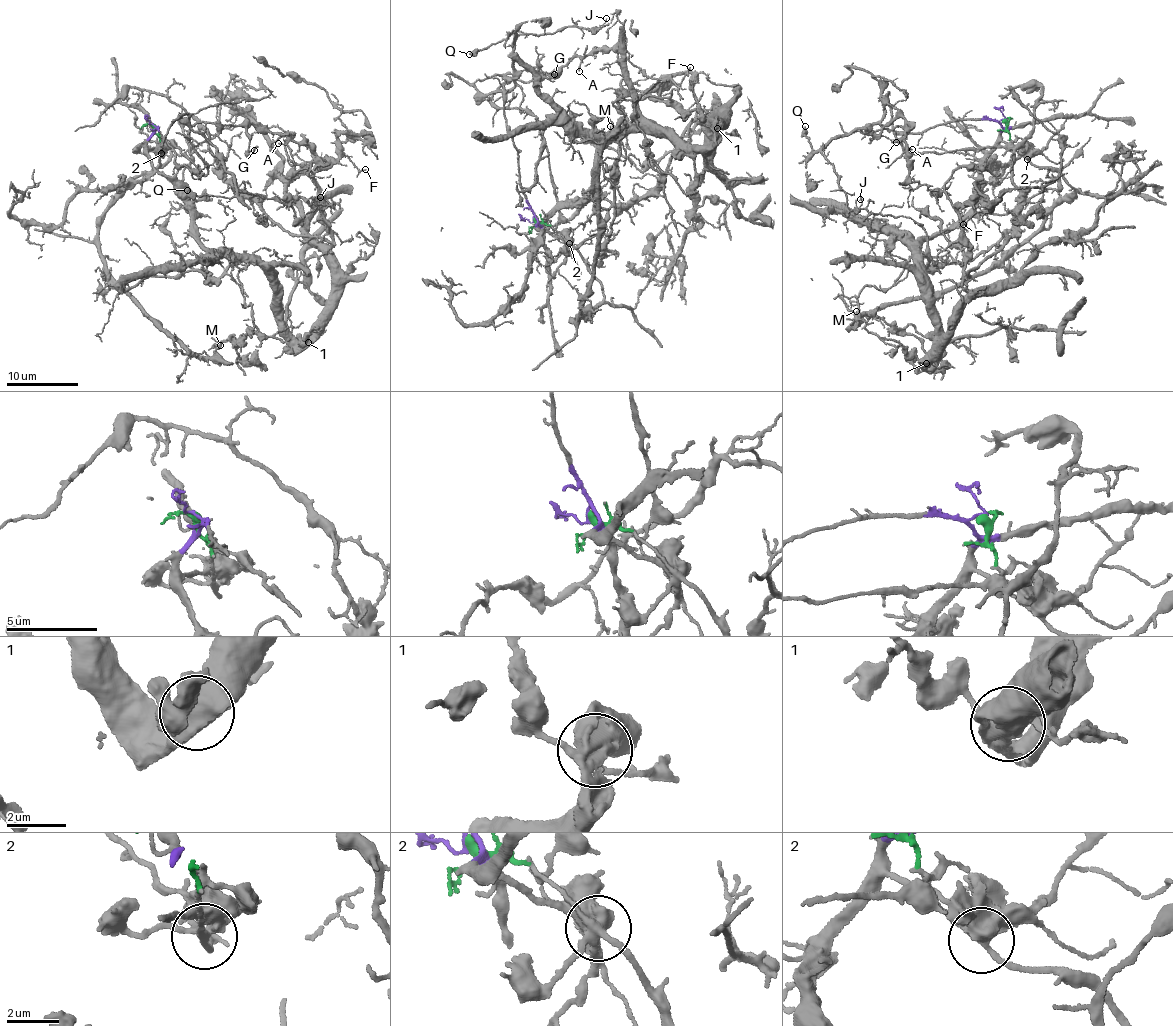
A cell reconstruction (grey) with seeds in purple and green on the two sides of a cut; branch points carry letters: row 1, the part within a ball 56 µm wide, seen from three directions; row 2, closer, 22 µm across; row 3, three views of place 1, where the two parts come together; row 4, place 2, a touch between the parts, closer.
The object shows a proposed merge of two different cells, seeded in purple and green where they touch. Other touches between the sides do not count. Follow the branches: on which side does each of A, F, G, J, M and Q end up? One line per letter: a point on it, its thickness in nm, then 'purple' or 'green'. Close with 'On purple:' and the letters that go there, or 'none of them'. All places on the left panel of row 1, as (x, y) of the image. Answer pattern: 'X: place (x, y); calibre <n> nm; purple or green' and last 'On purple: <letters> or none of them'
A: place (278, 143); calibre 110 nm; green
F: place (365, 169); calibre 80 nm; purple
G: place (254, 150); calibre 130 nm; green
J: place (320, 197); calibre 60 nm; green
M: place (220, 345); calibre 110 nm; green
Q: place (187, 190); calibre 480 nm; green
On purple: F

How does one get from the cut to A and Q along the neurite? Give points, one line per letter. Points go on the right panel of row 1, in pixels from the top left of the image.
A: (1003, 119), (1014, 140), (1003, 146), (907, 154), (887, 92), (904, 118), (905, 149), (912, 150)
Q: (1003, 119), (1011, 143), (940, 153), (907, 154), (883, 91), (882, 119), (811, 151), (805, 126)

